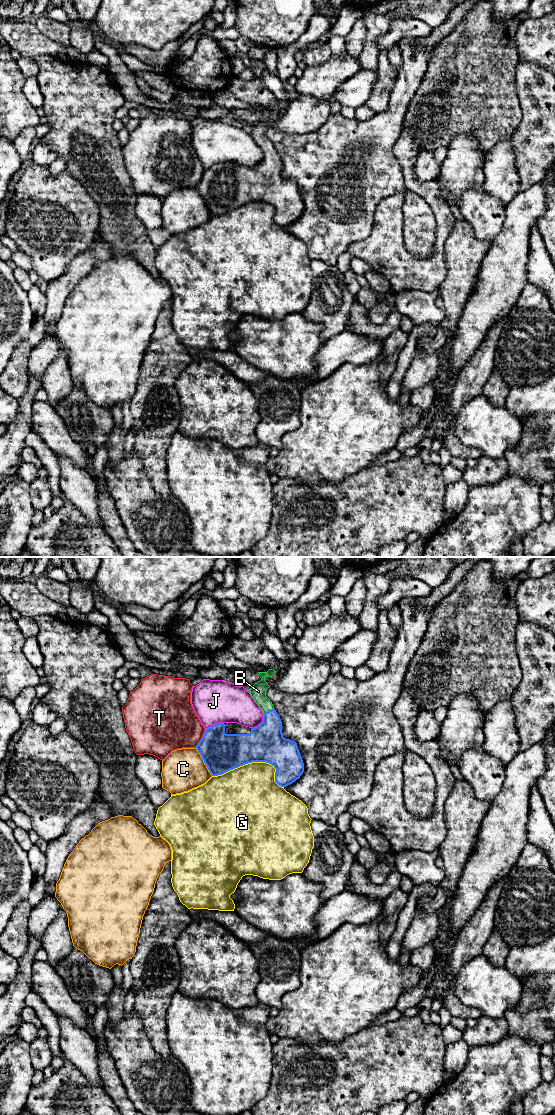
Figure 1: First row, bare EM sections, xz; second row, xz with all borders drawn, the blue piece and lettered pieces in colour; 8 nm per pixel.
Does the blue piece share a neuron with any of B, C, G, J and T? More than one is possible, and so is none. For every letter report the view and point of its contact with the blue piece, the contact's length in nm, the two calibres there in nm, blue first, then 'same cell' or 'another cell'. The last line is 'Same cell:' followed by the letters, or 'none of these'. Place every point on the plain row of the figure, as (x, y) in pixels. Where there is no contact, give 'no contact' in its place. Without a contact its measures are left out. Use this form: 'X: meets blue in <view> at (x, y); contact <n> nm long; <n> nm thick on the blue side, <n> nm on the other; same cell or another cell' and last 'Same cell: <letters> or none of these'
B: meets blue in xz at (269, 150); contact 90 nm long; 280 nm thick on the blue side, 130 nm on the other; same cell
C: meets blue in xz at (204, 202); contact 260 nm long; 320 nm thick on the blue side, 340 nm on the other; another cell
G: meets blue in xz at (254, 201); contact 600 nm long; 300 nm thick on the blue side, 440 nm on the other; another cell
J: meets blue in xz at (261, 163); contact 160 nm long; 300 nm thick on the blue side, 280 nm on the other; another cell
T: meets blue in xz at (202, 178); contact 170 nm long; 320 nm thick on the blue side, 380 nm on the other; another cell
Same cell: B

